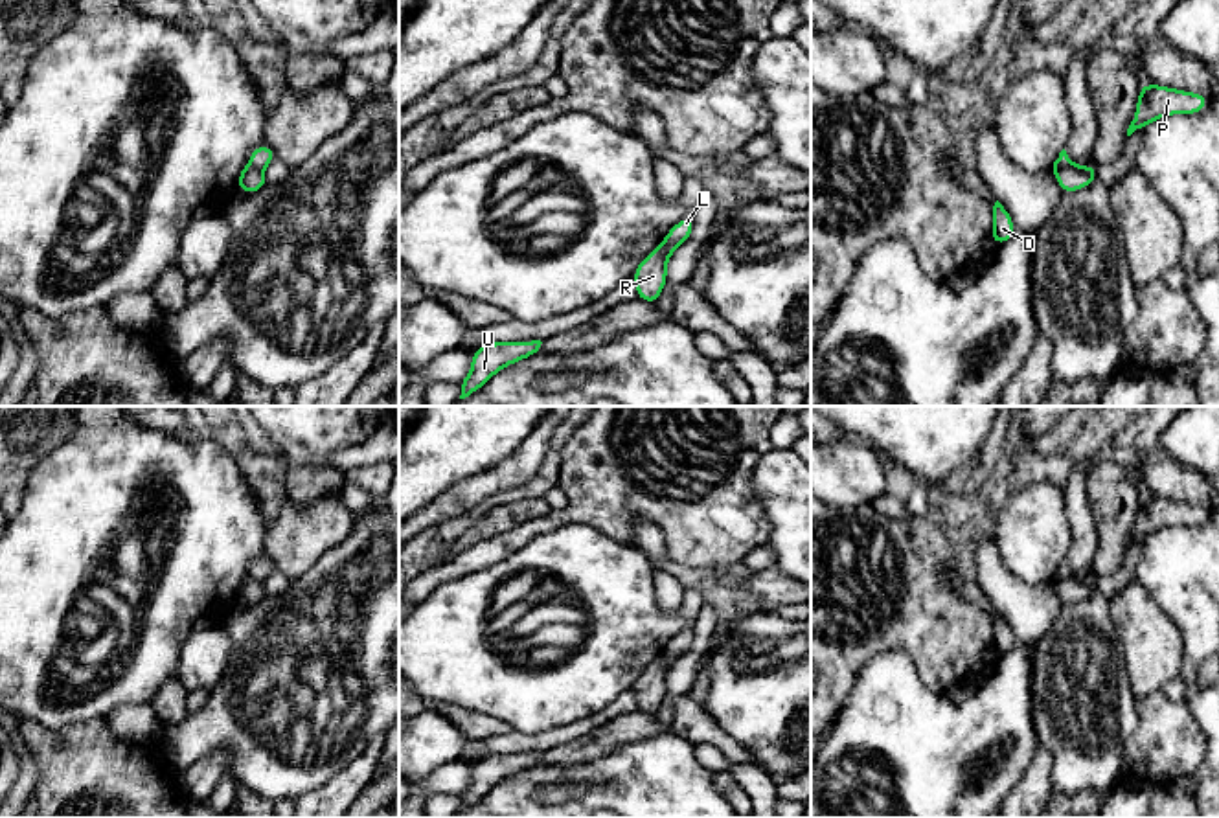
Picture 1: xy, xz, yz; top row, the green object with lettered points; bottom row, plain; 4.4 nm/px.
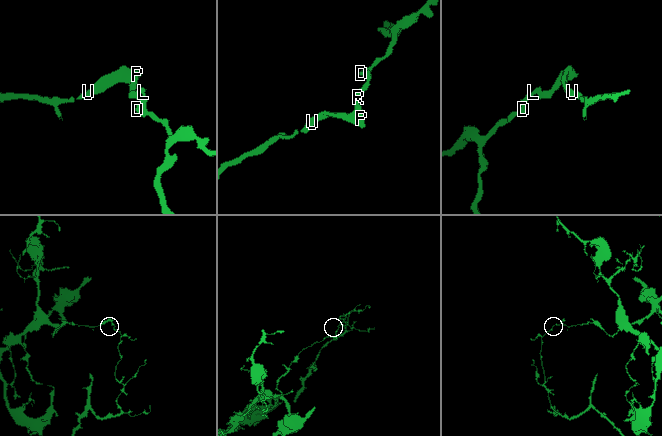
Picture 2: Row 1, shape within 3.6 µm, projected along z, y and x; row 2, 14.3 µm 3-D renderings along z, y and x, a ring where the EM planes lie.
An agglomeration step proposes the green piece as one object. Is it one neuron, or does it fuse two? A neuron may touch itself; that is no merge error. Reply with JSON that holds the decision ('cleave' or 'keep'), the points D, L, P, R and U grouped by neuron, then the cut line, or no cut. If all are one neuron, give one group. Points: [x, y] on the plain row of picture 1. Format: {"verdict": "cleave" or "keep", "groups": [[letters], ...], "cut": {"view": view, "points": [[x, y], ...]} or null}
{"verdict": "cleave", "groups": [["D", "L"], ["P", "R", "U"]], "cut": {"view": "yz", "points": [[1070, 574], [1054, 585]]}}

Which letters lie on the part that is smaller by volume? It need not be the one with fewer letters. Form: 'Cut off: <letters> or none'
Cut off: D, L

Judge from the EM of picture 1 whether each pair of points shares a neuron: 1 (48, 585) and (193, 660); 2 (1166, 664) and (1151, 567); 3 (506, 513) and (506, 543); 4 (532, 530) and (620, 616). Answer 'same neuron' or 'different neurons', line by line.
1: different neurons
2: different neurons
3: different neurons
4: different neurons

